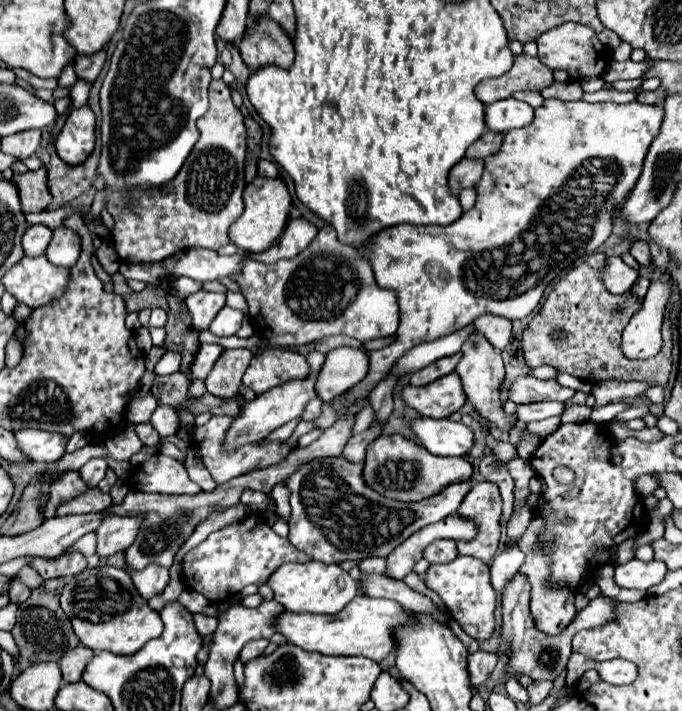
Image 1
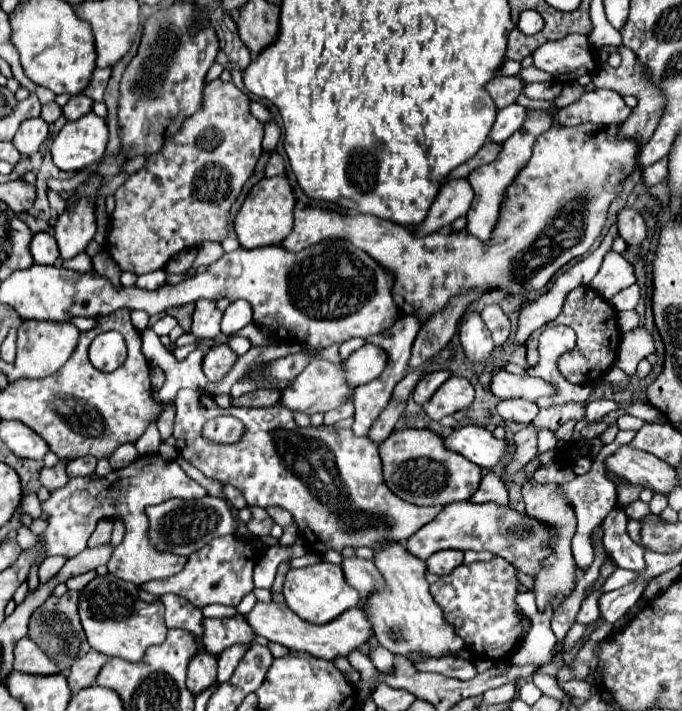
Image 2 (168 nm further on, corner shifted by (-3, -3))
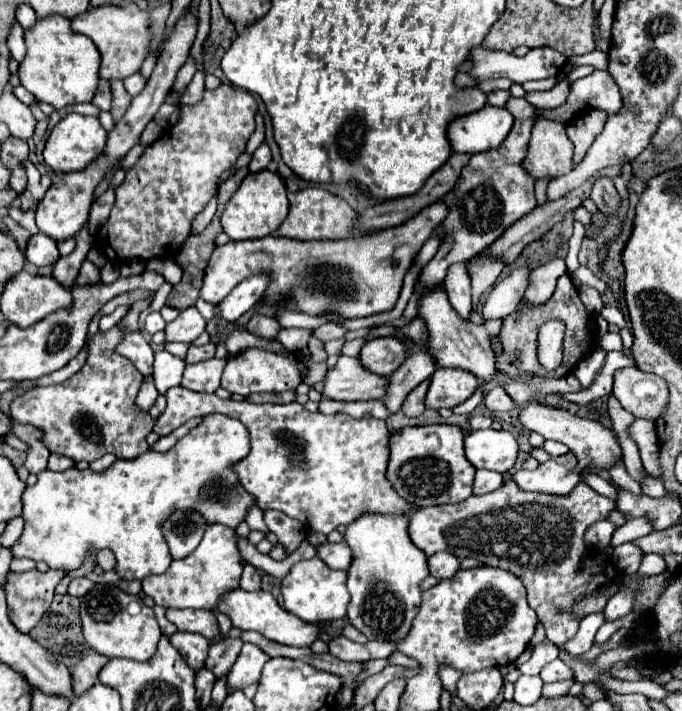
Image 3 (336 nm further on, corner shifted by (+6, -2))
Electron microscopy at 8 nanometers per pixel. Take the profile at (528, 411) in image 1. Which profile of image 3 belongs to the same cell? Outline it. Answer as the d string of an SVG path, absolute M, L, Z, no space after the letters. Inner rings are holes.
M496 385L494 389L490 389L484 397L484 405L490 409L490 411L510 411L514 407L514 401L508 397L508 393Z

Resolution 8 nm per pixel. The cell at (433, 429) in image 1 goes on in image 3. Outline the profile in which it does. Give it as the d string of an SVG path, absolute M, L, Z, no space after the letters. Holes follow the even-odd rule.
M482 429L466 437L466 457L476 469L508 473L518 459L518 443L508 431Z

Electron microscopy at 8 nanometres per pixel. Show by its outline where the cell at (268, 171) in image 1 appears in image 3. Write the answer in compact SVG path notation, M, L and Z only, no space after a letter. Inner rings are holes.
M262 143L262 145L252 153L252 161L250 161L248 169L250 169L250 171L262 171L262 169L266 169L266 167L268 167L270 159L272 159L270 149L268 149L268 145L266 145L266 143Z

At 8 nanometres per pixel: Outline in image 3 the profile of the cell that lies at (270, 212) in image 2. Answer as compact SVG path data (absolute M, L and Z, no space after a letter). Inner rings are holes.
M268 169L258 173L248 173L238 191L228 201L224 213L220 215L220 223L224 233L232 241L244 241L244 239L260 239L270 233L274 233L280 223L288 215L288 199L286 199L286 187L278 173L272 173Z

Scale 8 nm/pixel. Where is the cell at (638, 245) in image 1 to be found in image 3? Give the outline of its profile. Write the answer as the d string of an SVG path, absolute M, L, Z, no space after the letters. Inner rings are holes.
M596 177L590 197L594 199L600 213L616 213L618 203L620 203L620 197L610 177Z

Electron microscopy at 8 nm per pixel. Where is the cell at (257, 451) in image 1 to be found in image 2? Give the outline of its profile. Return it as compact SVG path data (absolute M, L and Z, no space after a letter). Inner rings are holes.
M181 390L175 400L177 416L173 436L177 440L179 454L197 466L207 478L215 478L219 482L233 484L243 492L249 506L281 506L289 510L297 522L297 526L309 528L317 542L325 548L333 548L341 552L345 546L359 548L367 546L371 550L379 550L385 542L405 542L419 528L437 518L443 506L415 506L397 496L385 486L381 478L381 460L377 452L377 444L369 442L365 436L357 438L351 430L335 430L333 426L321 428L297 428L293 422L293 414L289 410L281 410L281 406L269 408L217 408L213 398L201 390ZM217 416L235 416L245 424L245 434L241 442L235 444L219 444L201 436L201 430L207 420Z

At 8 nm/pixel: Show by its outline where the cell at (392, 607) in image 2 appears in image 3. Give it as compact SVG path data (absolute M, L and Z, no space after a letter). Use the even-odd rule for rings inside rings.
M362 513L346 525L344 541L352 549L352 563L348 567L348 591L352 595L348 619L368 639L402 641L422 605L420 583L428 577L428 557L412 543L408 523L410 517L402 513Z

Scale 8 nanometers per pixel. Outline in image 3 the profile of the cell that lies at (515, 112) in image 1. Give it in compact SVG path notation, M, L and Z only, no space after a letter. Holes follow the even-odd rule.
M484 105L482 109L460 115L448 123L452 153L482 153L498 147L512 129L514 117L508 109Z

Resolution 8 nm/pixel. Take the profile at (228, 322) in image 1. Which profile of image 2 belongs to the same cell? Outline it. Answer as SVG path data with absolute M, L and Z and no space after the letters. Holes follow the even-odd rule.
M235 300L235 302L229 304L229 308L223 314L221 334L231 336L231 334L239 332L241 328L245 328L247 324L251 324L251 320L253 320L251 306L245 300Z

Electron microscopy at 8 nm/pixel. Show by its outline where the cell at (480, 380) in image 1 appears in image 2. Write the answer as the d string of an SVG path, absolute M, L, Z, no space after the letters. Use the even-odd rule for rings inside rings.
M467 312L463 316L459 336L461 336L463 352L471 364L483 364L493 356L495 342L477 312Z

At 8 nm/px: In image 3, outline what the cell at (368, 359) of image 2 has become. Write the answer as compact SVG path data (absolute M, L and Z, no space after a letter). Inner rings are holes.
M382 337L368 341L360 351L362 365L384 377L390 377L406 359L406 345L398 337Z

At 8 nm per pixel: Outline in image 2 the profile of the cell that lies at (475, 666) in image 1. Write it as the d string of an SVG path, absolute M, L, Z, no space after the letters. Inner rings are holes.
M445 656L445 658L437 658L429 662L419 662L415 666L417 670L423 670L423 672L437 672L437 674L453 676L459 680L471 680L477 676L477 668L473 660L459 658L459 656Z

